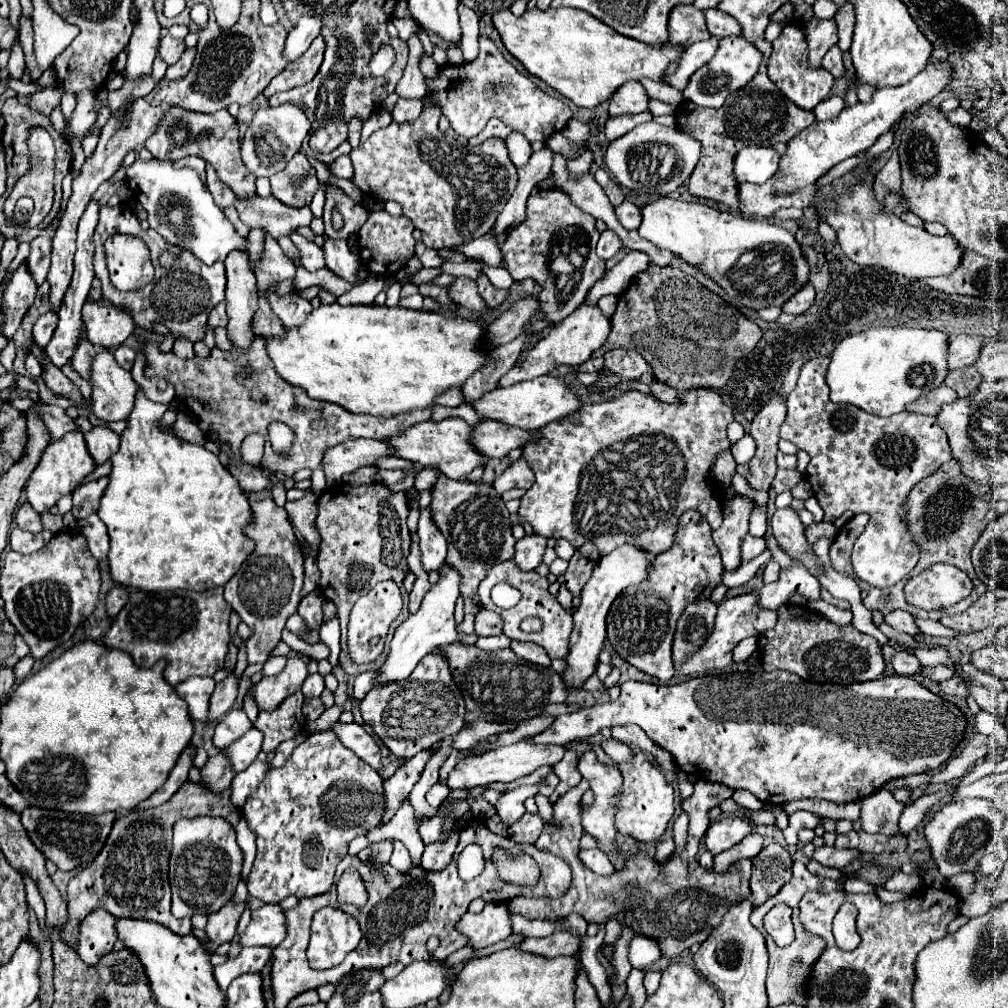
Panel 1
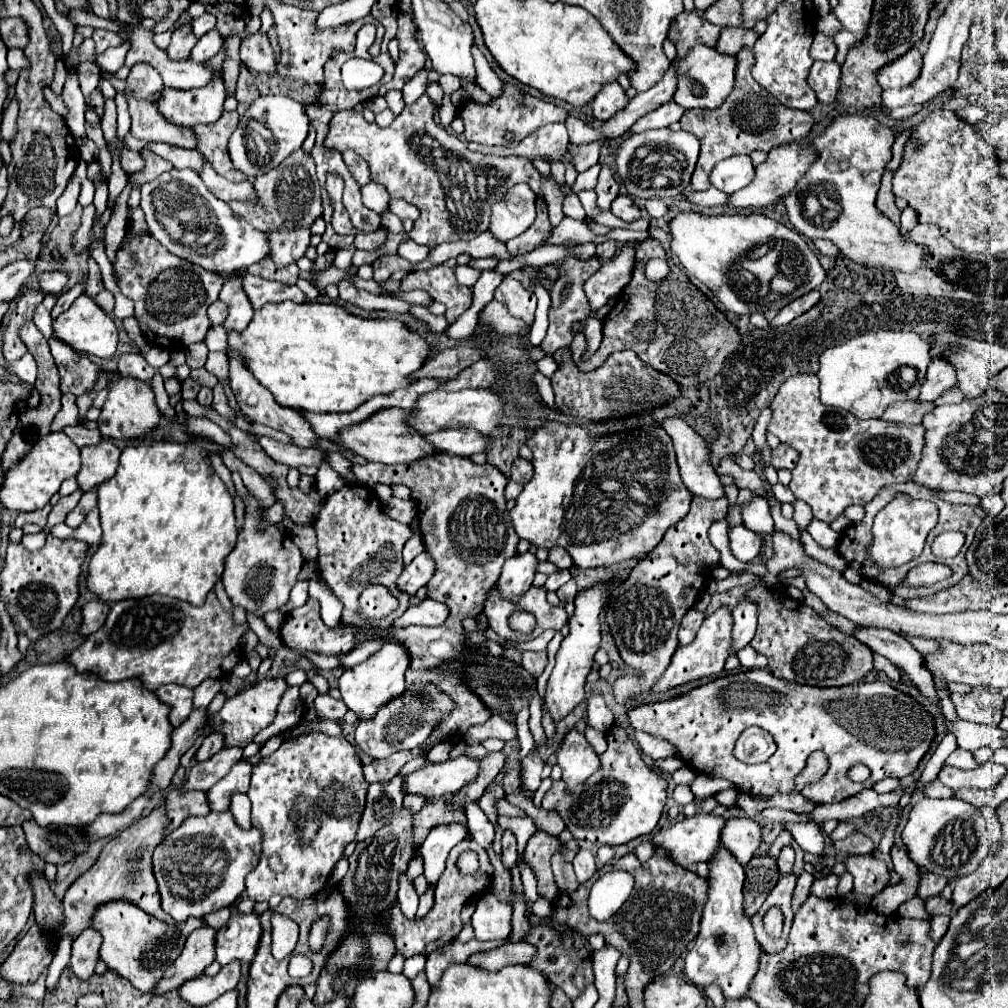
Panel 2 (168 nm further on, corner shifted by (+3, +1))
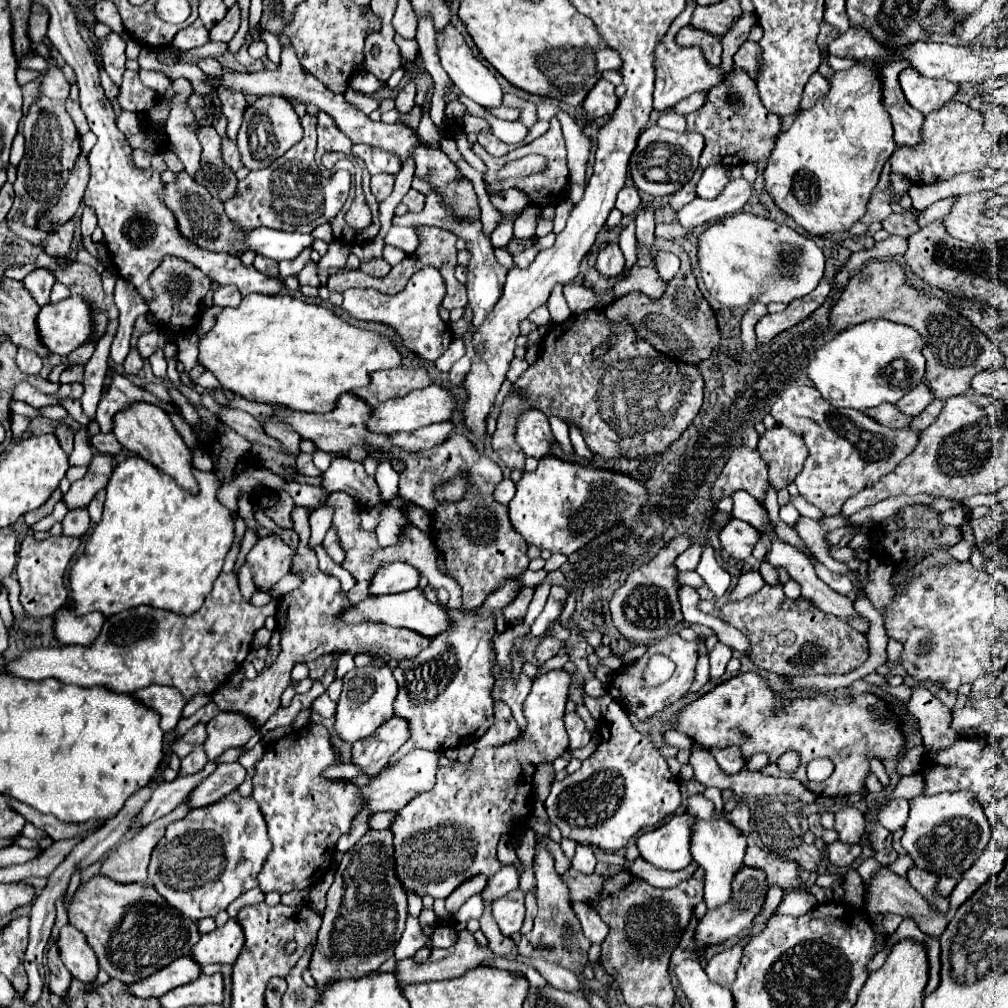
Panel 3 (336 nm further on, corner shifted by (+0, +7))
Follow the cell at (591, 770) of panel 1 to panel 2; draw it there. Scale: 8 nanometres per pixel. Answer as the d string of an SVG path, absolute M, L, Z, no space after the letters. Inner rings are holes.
M575 728L567 732L557 762L563 768L563 782L567 784L569 790L583 784L593 772L601 770L599 756L589 746L585 736L579 734Z

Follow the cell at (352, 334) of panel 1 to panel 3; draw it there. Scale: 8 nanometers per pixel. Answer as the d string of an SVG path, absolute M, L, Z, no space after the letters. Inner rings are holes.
M250 294L238 308L224 308L214 326L198 342L198 364L212 372L224 390L238 394L246 400L278 404L300 412L328 412L340 394L352 388L368 386L368 376L380 368L398 368L402 356L380 334L358 330L340 320L332 310L306 304L292 296L266 296Z

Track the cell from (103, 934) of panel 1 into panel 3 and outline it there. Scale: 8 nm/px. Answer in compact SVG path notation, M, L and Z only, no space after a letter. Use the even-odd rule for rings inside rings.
M72 924L62 926L56 946L58 946L60 958L62 958L64 966L68 968L68 972L72 974L72 978L76 978L84 984L90 984L96 980L98 960L80 930L72 928Z

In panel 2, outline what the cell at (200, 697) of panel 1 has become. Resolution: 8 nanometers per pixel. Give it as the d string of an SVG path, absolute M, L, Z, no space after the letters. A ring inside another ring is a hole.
M165 684L155 690L155 694L161 698L161 702L171 706L171 724L179 726L187 720L187 716L193 710L193 690L181 684Z

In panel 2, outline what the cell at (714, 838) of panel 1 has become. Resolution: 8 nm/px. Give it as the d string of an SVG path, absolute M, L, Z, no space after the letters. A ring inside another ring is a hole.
M695 814L693 818L681 820L671 828L655 834L653 842L655 846L669 850L671 858L687 868L697 862L707 862L717 854L723 826L723 816Z

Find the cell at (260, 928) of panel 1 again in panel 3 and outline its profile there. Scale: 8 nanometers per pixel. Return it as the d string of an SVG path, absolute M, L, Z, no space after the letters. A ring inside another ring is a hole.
M230 918L226 926L216 928L210 934L202 934L200 942L192 946L190 958L196 960L196 964L202 968L208 964L234 964L242 944L244 932L240 932L236 918Z

